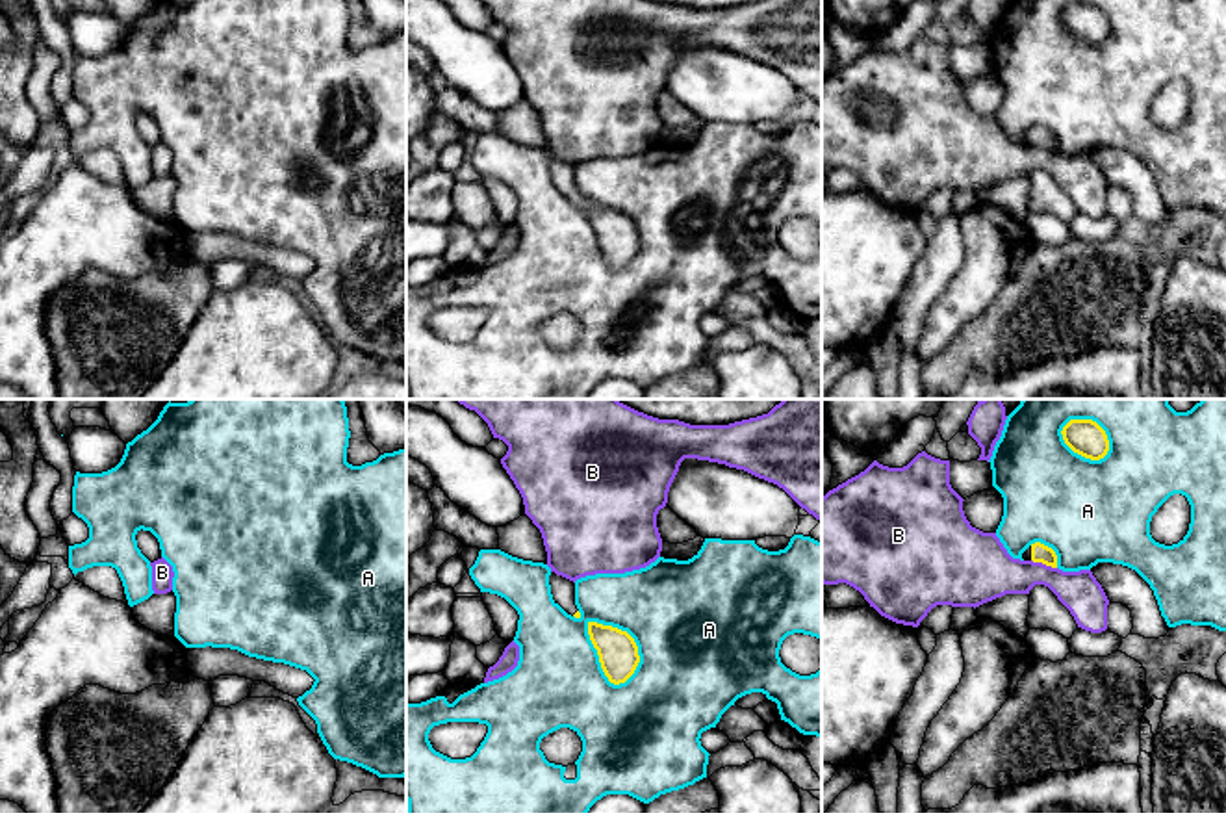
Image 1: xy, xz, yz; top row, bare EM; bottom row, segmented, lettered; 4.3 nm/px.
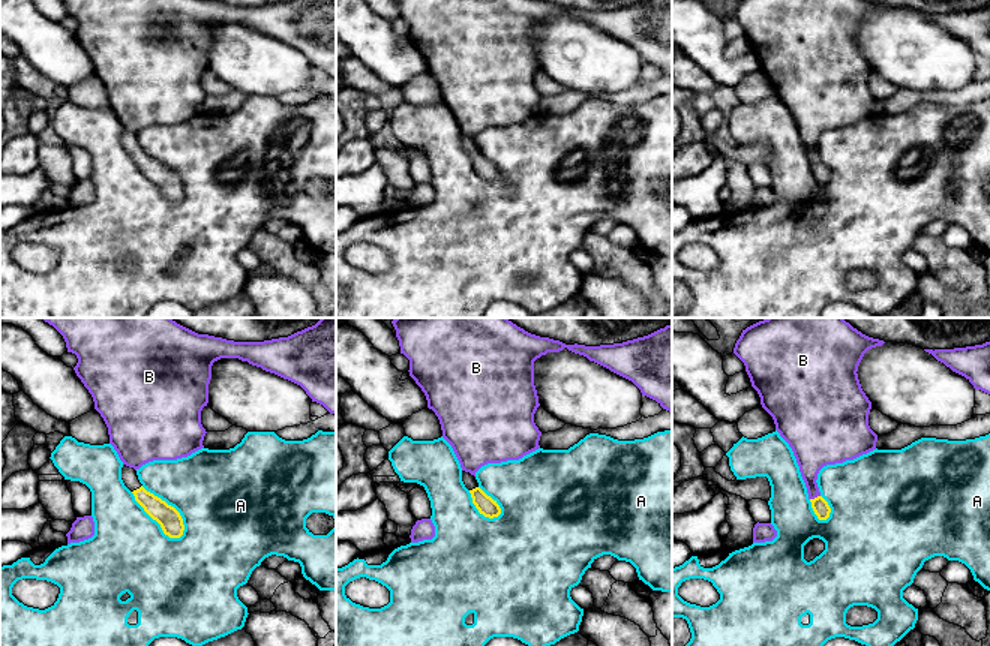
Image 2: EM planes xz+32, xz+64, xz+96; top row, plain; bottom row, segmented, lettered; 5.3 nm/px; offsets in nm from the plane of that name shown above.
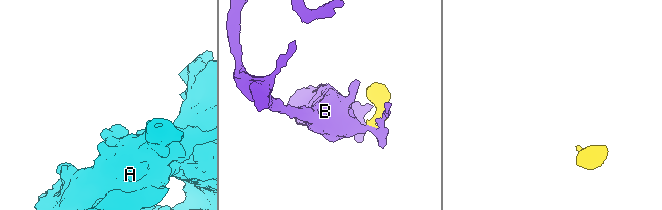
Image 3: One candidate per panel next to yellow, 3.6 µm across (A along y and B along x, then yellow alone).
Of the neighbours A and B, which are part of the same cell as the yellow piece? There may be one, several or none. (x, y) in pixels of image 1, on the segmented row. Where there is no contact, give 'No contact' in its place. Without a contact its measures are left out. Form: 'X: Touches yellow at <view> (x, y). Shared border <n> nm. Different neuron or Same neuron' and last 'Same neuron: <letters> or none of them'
A: Touches yellow at xz (600, 658). Shared border 320 nm. Different neuron
B: Touches yellow at yz (1045, 563). Shared border 120 nm. Different neuron
Same neuron: none of them

